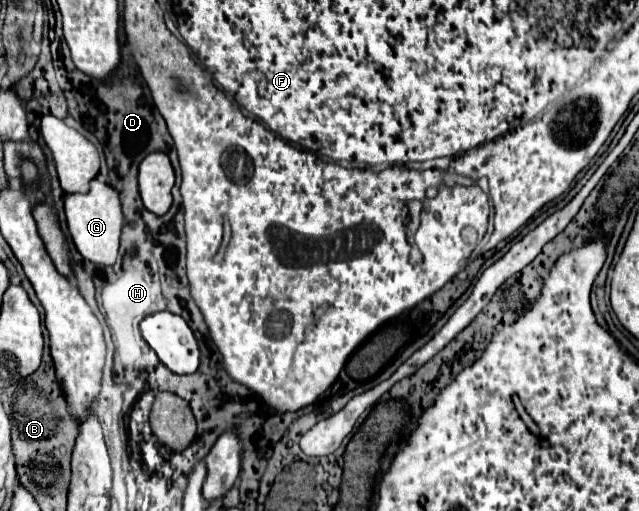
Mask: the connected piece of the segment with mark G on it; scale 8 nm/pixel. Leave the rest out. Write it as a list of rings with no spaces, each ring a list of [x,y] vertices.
[[[92,180],[86,194],[68,194],[64,198],[64,212],[72,242],[76,244],[78,252],[94,264],[114,264],[118,258],[118,240],[124,224],[120,194],[110,184]]]

